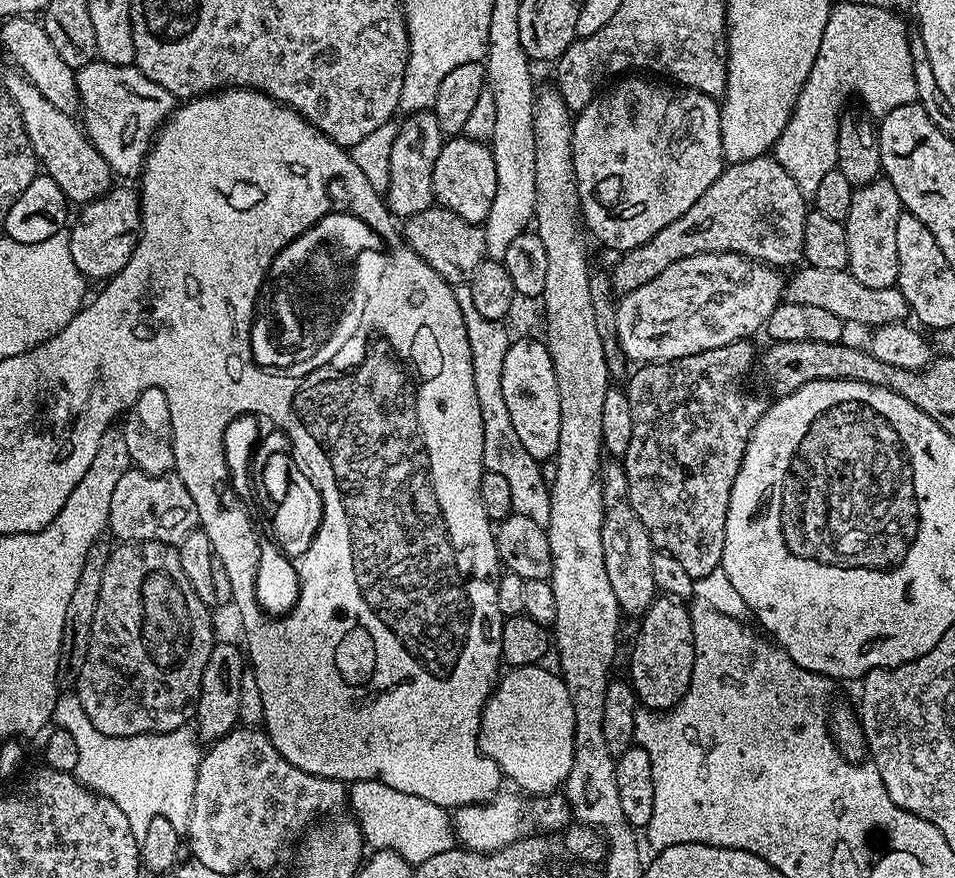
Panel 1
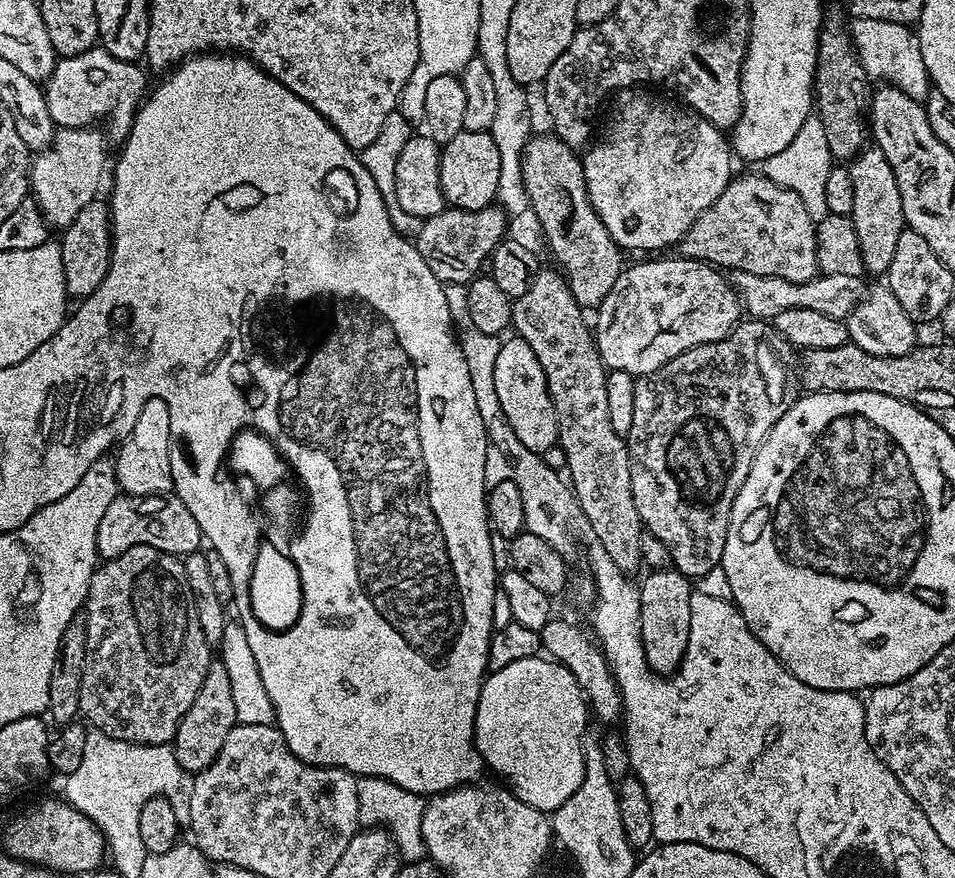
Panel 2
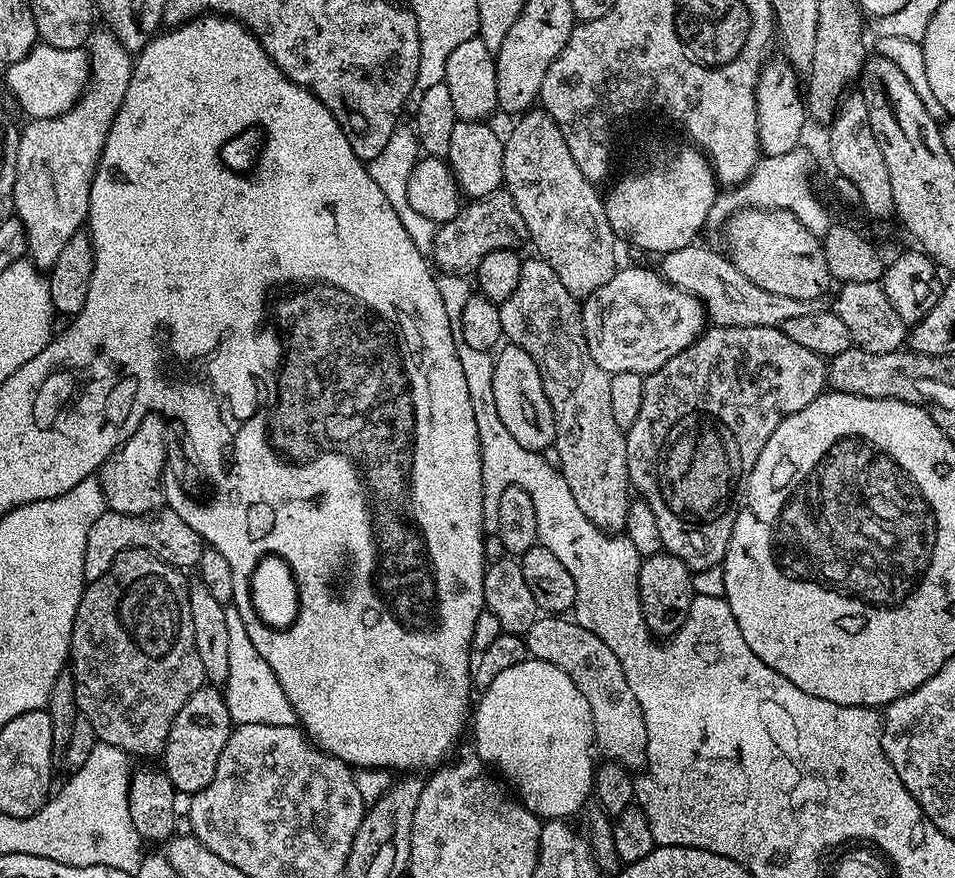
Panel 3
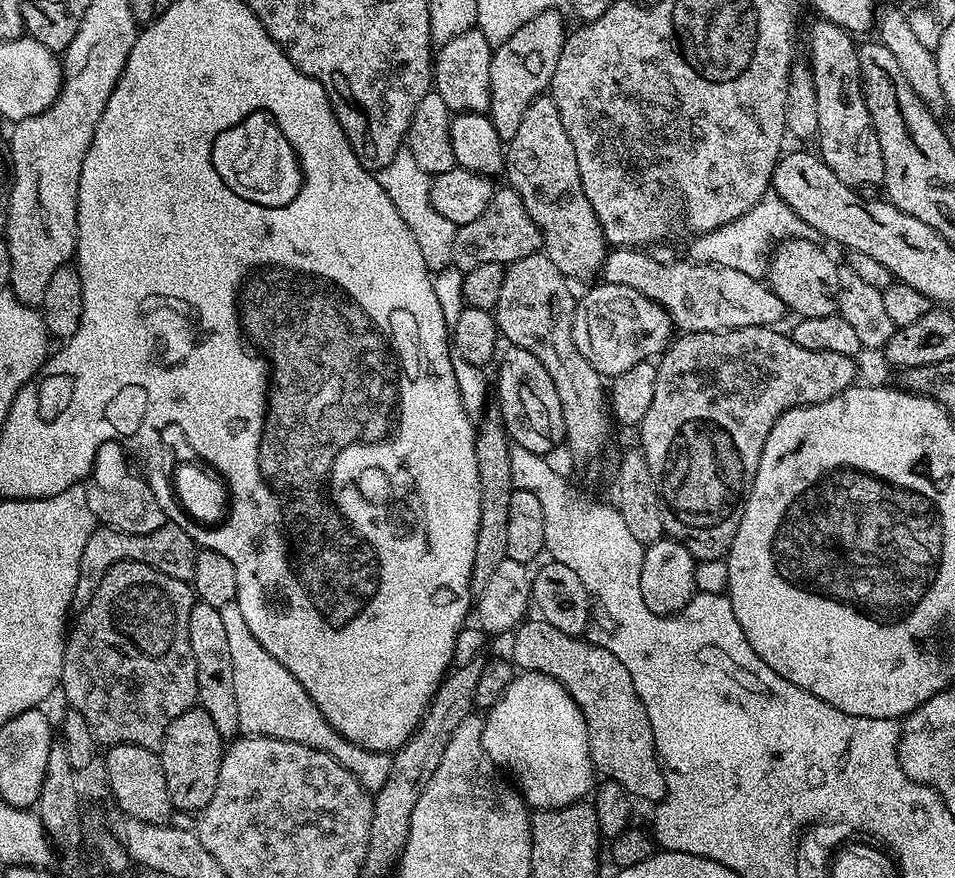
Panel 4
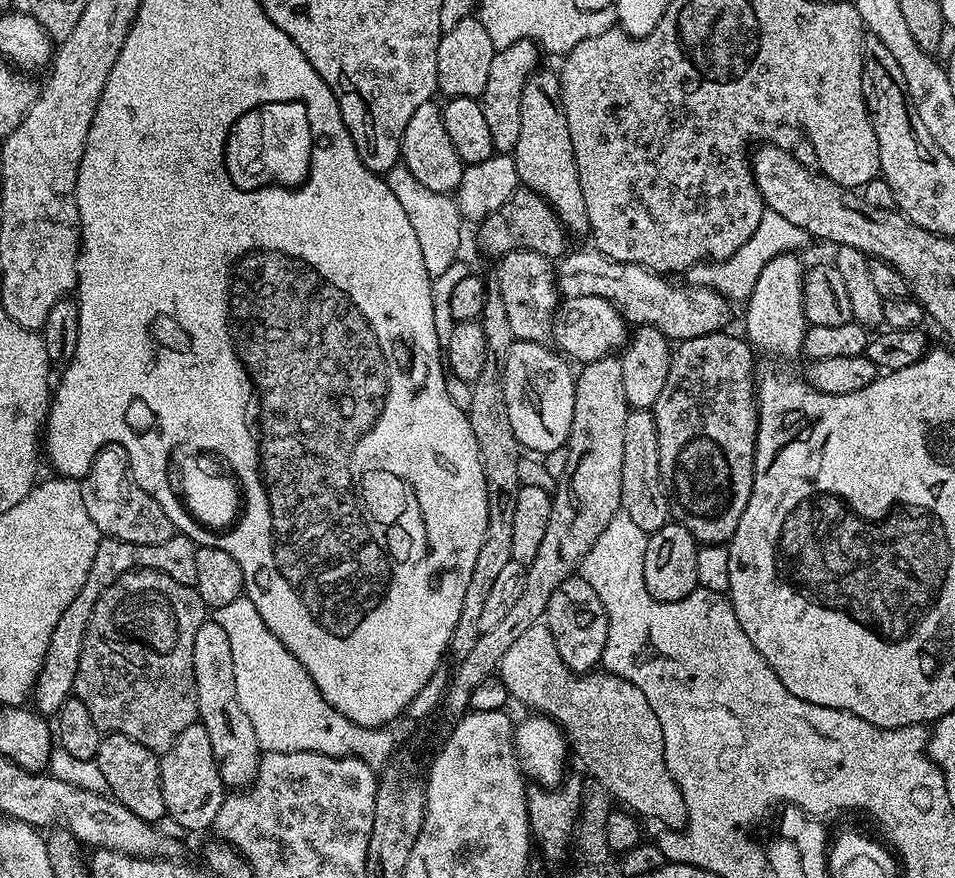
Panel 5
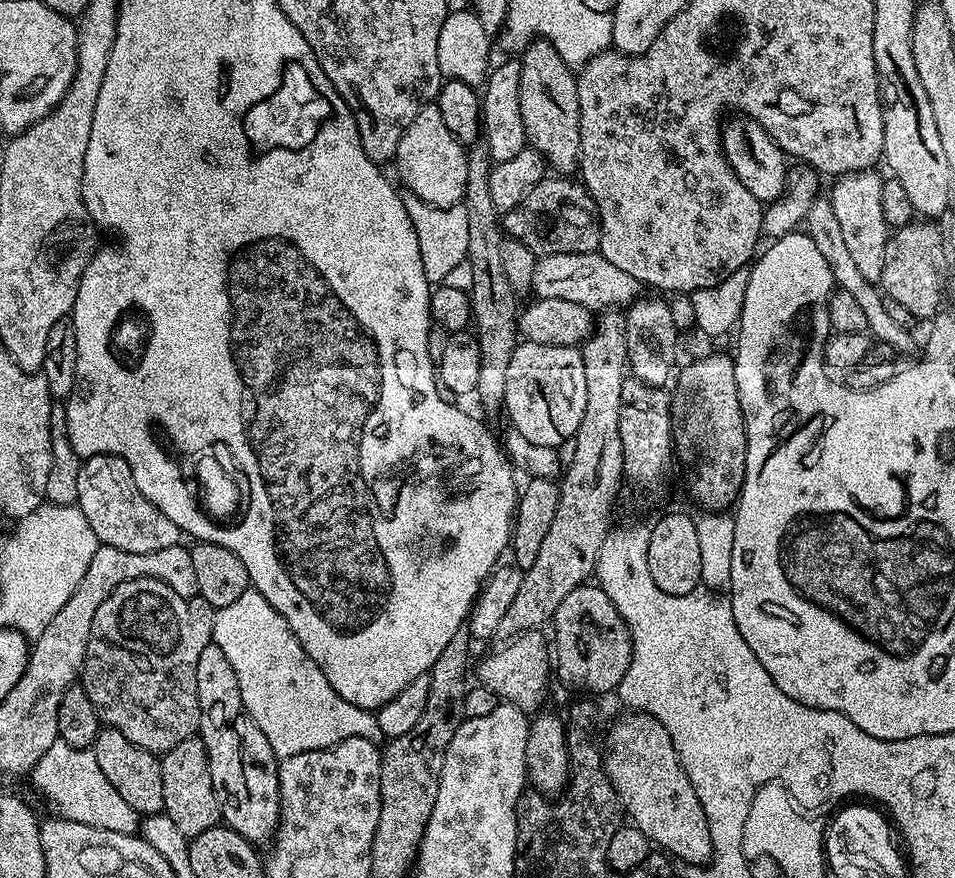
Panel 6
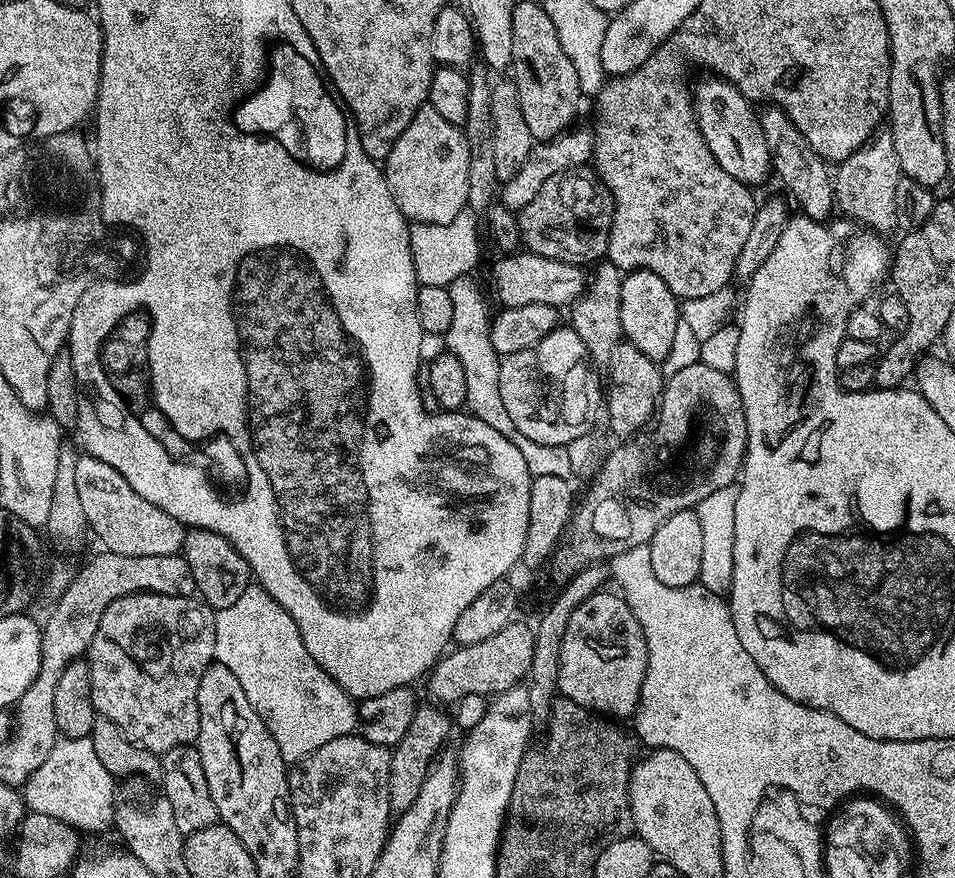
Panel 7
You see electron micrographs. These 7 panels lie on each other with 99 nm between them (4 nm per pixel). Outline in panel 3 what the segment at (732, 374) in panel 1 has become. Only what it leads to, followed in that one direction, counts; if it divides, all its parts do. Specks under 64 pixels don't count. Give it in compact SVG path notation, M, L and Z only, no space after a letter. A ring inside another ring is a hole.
M734 326L722 328L709 327L700 333L700 337L686 350L682 350L670 362L666 362L656 372L644 376L642 390L642 410L638 410L638 418L634 418L634 426L626 429L624 441L628 455L628 479L635 495L644 500L654 510L654 518L658 518L658 530L662 533L663 551L677 556L686 567L693 572L701 572L707 568L723 565L724 556L730 546L730 534L734 530L734 522L742 507L742 497L745 495L748 479L758 462L758 454L762 454L762 446L770 442L770 434L790 414L798 410L806 410L810 402L814 402L825 391L828 383L828 366L825 357L814 354L814 350L806 350L797 346L791 338L786 338L783 330L770 330L766 326Z

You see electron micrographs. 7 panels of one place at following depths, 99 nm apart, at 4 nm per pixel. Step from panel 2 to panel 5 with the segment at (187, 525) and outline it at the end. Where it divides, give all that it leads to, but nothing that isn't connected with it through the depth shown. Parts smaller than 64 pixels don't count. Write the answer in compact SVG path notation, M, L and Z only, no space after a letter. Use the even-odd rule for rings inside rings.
M179 534L166 538L166 542L158 542L158 546L138 546L134 542L101 539L98 554L94 554L94 562L90 562L86 582L82 582L82 590L74 594L74 602L66 606L62 618L58 618L58 626L54 626L50 634L50 646L46 646L46 658L42 662L42 670L38 674L35 686L32 687L30 697L36 712L55 714L73 695L72 687L78 674L78 658L82 658L82 642L86 638L86 626L90 626L90 614L94 614L94 606L106 590L106 586L122 578L122 574L135 572L138 568L153 568L156 572L174 578L174 582L195 585L198 578L197 547L198 545L189 536Z

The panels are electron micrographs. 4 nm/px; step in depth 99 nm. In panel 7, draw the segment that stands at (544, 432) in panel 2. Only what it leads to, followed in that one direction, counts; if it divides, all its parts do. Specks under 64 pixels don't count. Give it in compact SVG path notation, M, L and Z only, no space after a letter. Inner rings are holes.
M557 326L553 332L546 334L546 338L542 338L542 342L501 359L498 390L502 390L506 414L510 414L514 426L518 426L526 438L542 445L567 445L576 438L582 438L593 431L596 411L602 408L602 384L592 377L591 370L590 357L586 346L582 346L582 338L578 338L571 326Z

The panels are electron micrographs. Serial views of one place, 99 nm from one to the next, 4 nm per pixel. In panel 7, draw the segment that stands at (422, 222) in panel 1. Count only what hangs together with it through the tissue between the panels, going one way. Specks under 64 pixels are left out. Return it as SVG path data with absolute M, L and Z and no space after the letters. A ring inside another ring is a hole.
M588 170L559 172L554 174L554 178L546 178L546 182L542 182L542 190L538 190L537 196L530 201L530 206L519 209L520 243L527 251L542 258L581 266L595 265L607 257L614 207L612 195L608 187L591 171L584 171Z

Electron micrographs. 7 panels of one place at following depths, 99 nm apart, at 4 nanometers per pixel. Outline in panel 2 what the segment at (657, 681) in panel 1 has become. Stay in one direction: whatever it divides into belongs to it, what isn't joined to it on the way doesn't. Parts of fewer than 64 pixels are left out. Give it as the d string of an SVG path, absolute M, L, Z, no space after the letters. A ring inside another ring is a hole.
M669 566L657 568L647 573L648 577L639 581L640 589L640 637L642 638L642 650L646 654L646 662L655 672L661 674L675 673L679 668L682 658L686 654L686 642L690 642L690 630L692 629L692 593L694 584L689 577Z

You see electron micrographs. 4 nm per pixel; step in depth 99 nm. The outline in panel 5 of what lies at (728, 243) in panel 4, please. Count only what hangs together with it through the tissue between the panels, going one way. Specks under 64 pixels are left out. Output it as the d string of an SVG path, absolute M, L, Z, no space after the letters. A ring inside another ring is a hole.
M765 209L758 217L754 234L735 251L734 254L721 261L704 261L695 264L684 273L685 283L691 287L712 288L716 292L727 296L731 301L747 301L748 296L753 292L754 285L761 277L762 270L765 269L766 262L770 262L774 257L778 257L783 252L798 252L807 243L811 243L812 238L808 232L801 227L795 226L786 218L772 209Z

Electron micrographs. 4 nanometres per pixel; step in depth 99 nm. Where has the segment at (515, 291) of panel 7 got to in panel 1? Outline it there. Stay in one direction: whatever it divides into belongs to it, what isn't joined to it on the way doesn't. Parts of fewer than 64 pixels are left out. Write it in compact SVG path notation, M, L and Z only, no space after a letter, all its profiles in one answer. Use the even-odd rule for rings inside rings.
M804 266L796 271L800 270L801 272L790 276L786 284L786 299L790 302L802 302L806 306L824 307L849 325L895 324L903 321L909 315L910 309L906 298L895 286L874 290L870 286L862 286L862 282L858 282L858 278L854 278L846 270L835 272L834 270L818 270L811 266Z

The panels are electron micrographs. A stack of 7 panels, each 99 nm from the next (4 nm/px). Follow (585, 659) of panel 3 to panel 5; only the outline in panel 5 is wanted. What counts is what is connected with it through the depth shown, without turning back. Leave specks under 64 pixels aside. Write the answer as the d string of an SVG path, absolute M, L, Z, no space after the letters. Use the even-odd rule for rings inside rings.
M538 623L530 626L530 630L525 630L522 638L518 638L510 645L510 650L506 650L506 654L502 654L502 662L498 669L498 675L501 682L506 686L509 697L513 701L521 700L526 707L532 708L533 713L548 717L560 726L564 735L567 737L567 747L570 749L571 755L577 756L580 759L580 764L586 771L592 775L591 779L599 784L601 788L608 791L608 795L620 800L625 809L631 810L637 817L645 818L644 816L653 816L656 820L661 820L662 823L668 824L669 829L676 830L683 825L688 818L686 810L686 802L682 798L682 790L674 782L674 778L670 774L670 770L666 770L666 762L664 761L664 739L662 738L662 726L658 722L658 714L654 714L654 710L650 710L650 702L646 702L646 694L642 694L642 690L638 690L638 686L634 686L628 680L623 680L621 676L616 676L613 672L605 672L603 670L593 670L583 674L577 674L572 669L566 666L566 662L562 662L562 658L556 649L556 640L550 634L550 630L543 624Z

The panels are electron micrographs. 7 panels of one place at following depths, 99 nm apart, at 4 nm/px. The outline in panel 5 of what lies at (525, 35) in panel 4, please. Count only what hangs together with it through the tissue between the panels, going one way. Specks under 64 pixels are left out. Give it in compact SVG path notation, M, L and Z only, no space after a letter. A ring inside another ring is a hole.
M520 40L497 51L494 62L490 62L486 90L478 99L497 153L512 154L516 151L518 134L522 131L522 90L532 73L537 71L539 64L536 63L539 62L540 56L542 57L542 52L535 40Z

